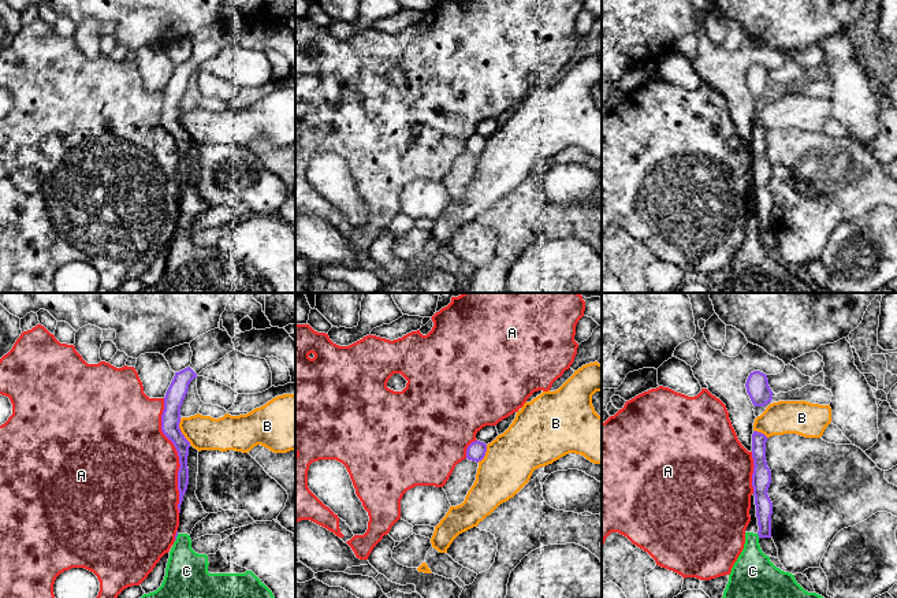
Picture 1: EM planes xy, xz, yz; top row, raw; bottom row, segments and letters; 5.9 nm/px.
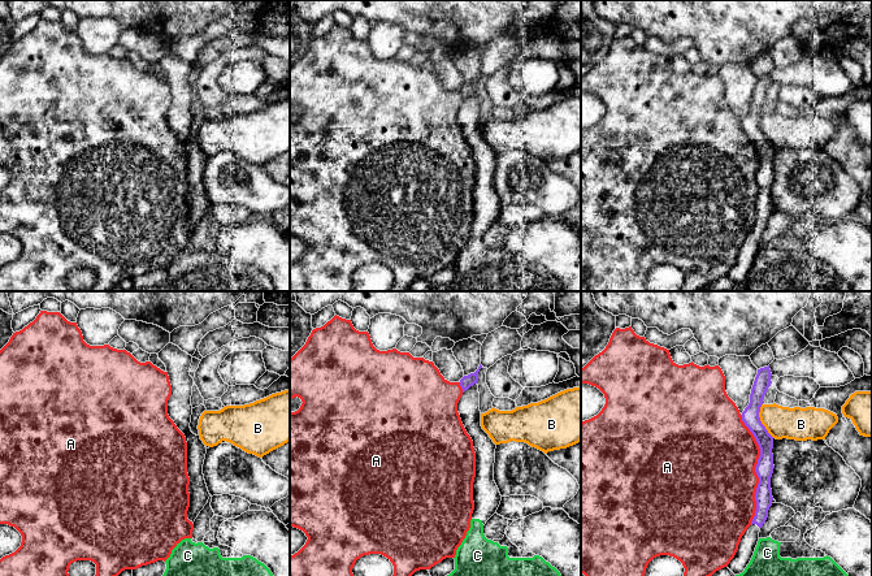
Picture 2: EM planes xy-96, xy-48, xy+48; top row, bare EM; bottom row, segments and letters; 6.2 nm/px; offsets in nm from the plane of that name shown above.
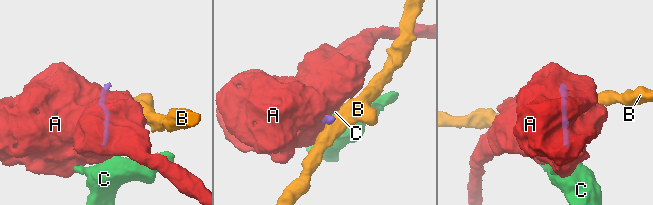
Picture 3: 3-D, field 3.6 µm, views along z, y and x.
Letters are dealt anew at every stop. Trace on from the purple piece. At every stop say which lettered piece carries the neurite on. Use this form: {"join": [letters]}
{"join": []}

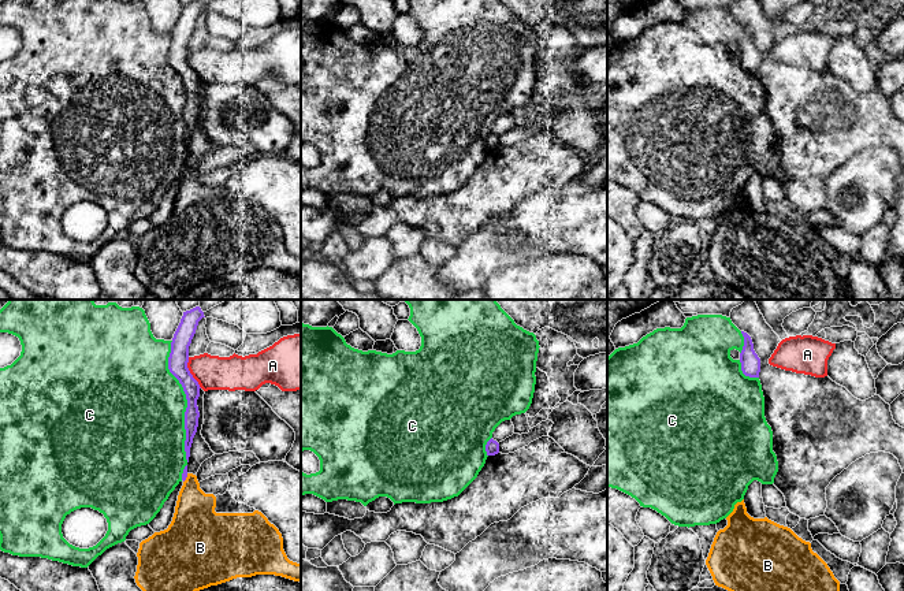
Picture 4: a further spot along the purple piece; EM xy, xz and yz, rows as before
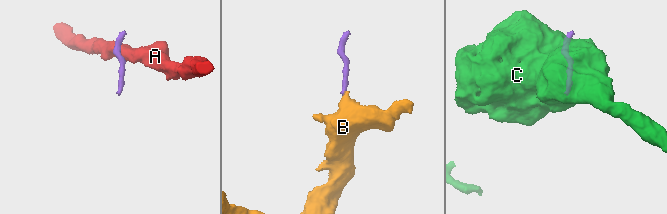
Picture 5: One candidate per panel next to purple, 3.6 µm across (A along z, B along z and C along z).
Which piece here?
{"join": []}

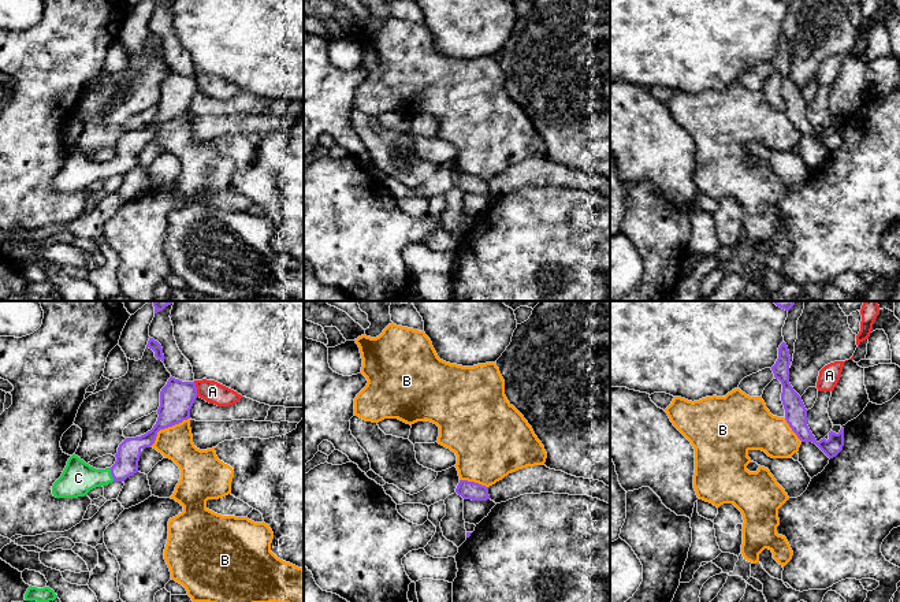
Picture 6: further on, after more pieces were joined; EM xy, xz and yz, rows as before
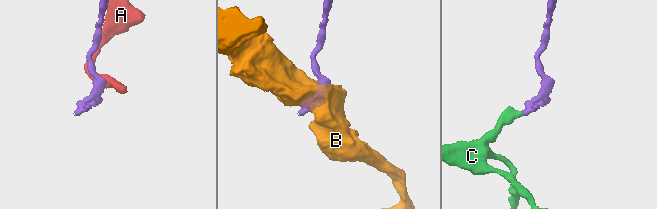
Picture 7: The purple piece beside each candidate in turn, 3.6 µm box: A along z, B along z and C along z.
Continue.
{"join": ["C"]}

